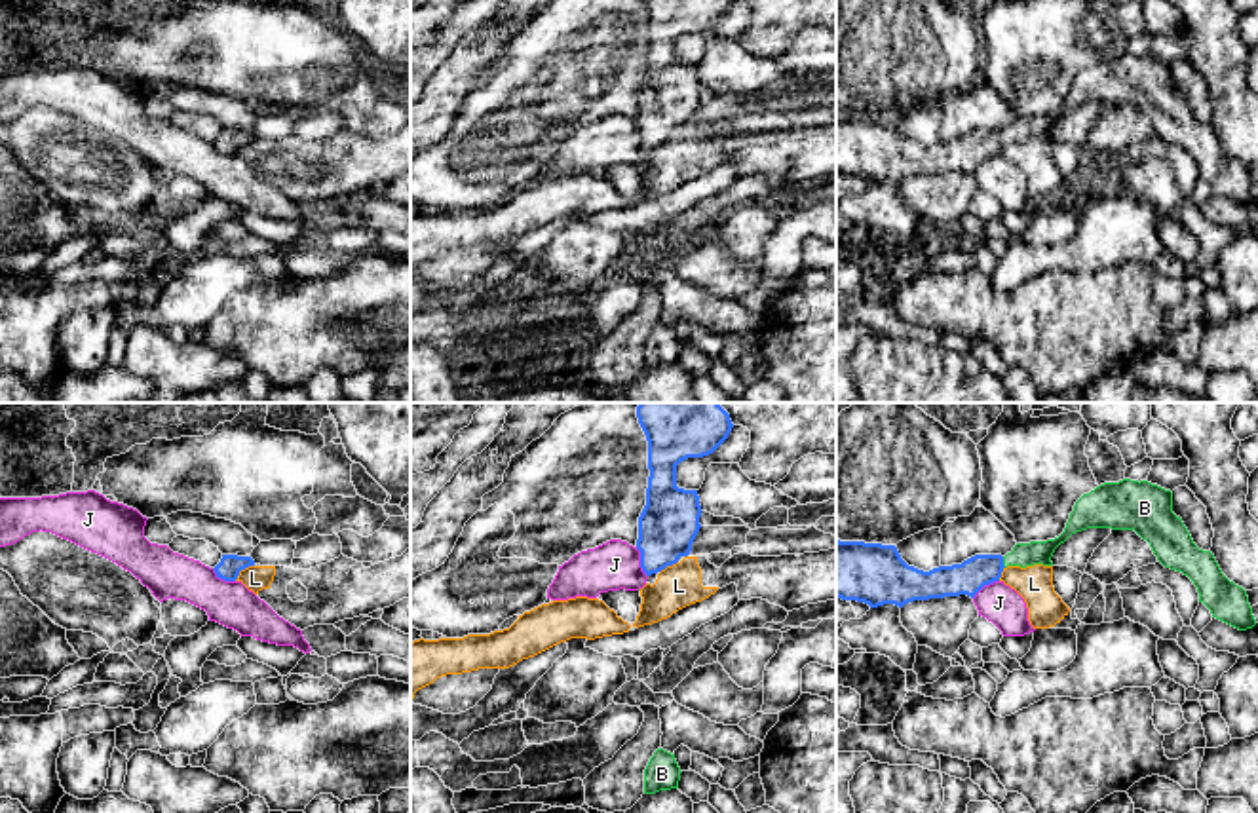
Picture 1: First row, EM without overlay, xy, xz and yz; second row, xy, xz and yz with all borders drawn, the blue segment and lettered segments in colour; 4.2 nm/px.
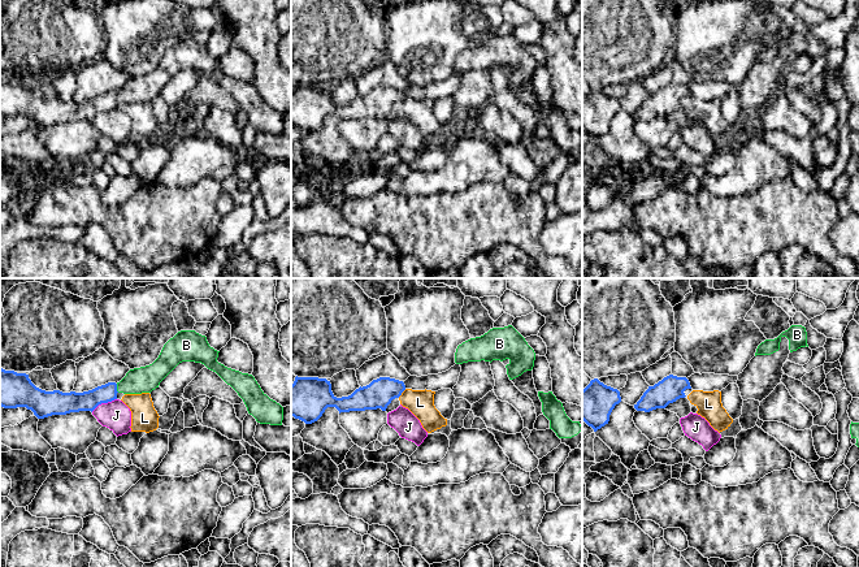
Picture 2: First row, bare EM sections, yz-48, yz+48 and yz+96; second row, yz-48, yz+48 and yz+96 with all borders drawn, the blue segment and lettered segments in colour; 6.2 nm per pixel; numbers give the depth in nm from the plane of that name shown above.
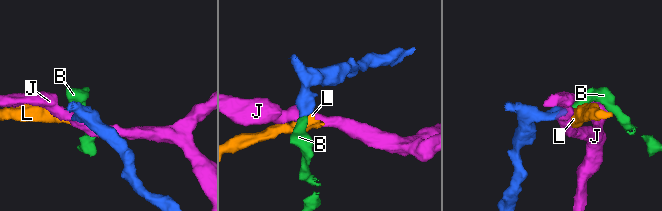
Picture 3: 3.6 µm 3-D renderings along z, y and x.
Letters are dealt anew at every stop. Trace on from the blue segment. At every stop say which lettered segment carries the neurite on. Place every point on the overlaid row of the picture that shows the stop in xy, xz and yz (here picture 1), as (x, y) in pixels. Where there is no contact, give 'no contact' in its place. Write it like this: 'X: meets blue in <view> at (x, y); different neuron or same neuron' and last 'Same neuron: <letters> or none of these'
B: meets blue in yz at (1002, 563); same neuron
J: meets blue in xz at (641, 563); different neuron
L: meets blue in xy at (242, 568); different neuron
Same neuron: B

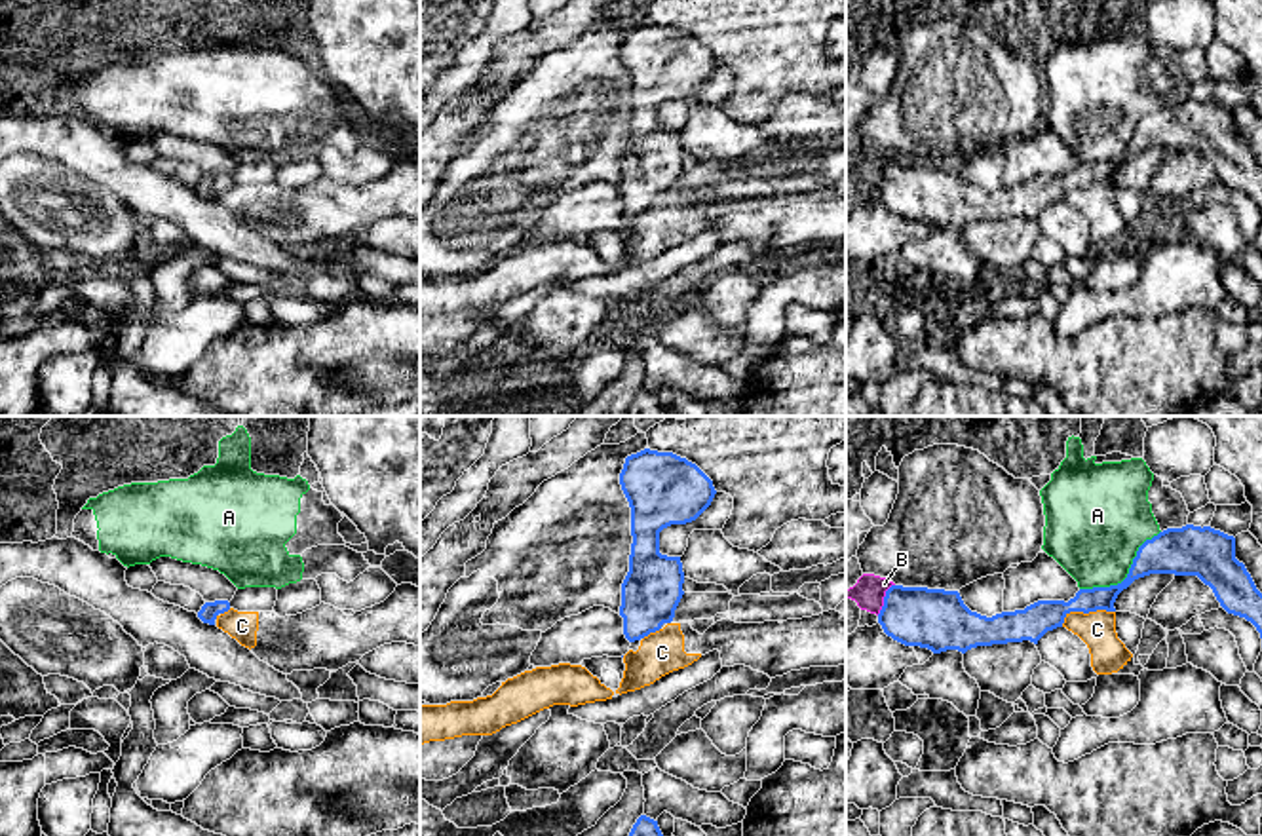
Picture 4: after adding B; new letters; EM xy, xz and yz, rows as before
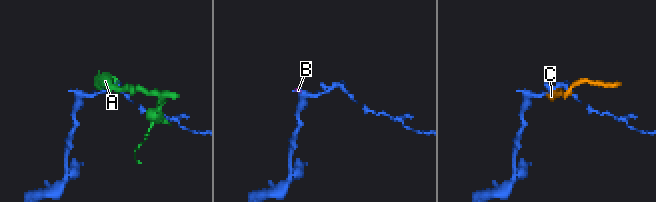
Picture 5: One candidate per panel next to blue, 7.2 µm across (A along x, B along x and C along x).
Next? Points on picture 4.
A: meets blue in yz at (1128, 574); different neuron
B: meets blue in yz at (884, 599); different neuron
C: meets blue in yz at (1086, 612); different neuron
Same neuron: none of these

